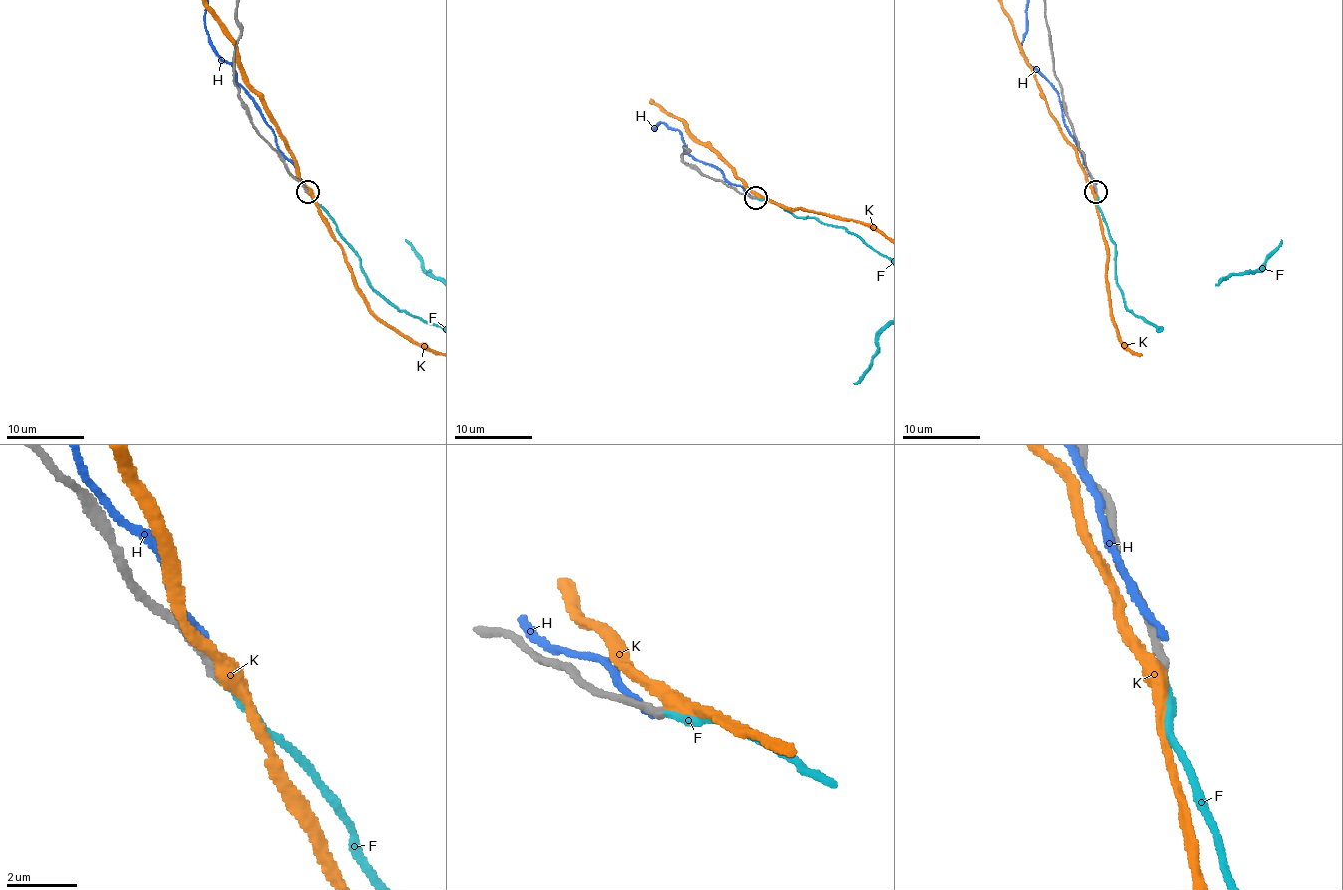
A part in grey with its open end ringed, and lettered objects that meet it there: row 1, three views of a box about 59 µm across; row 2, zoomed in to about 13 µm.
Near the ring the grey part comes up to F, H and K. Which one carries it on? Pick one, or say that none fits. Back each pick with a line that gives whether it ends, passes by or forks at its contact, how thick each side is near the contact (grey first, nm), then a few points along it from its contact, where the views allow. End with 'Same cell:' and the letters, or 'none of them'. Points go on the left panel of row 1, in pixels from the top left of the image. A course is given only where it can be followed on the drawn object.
F: it ends | 240/200 nm
Same cell: F

